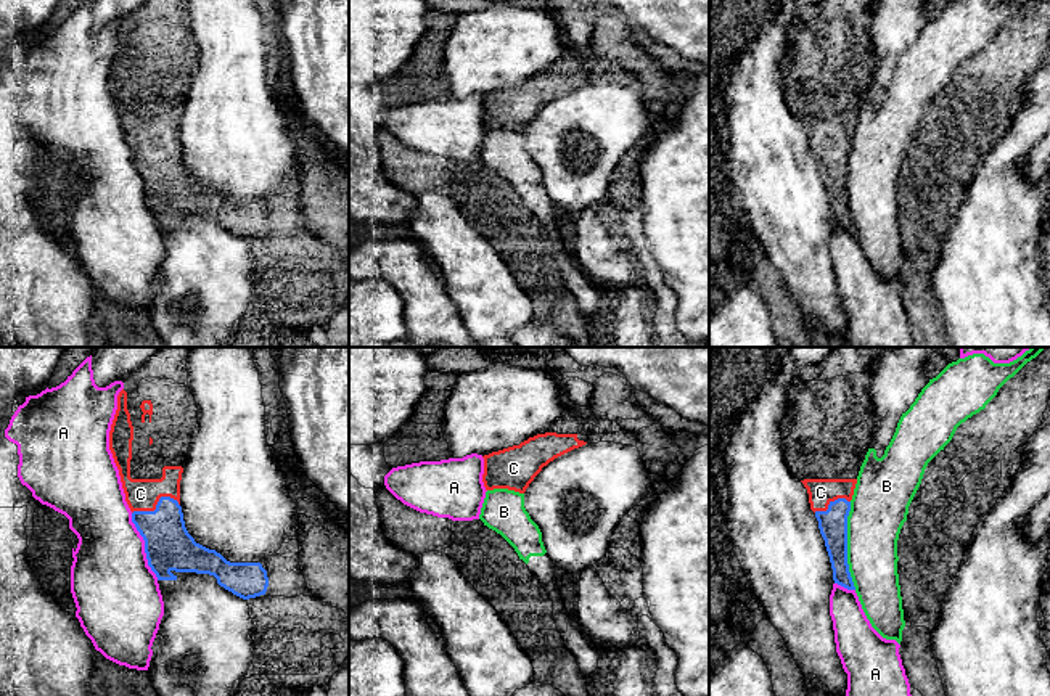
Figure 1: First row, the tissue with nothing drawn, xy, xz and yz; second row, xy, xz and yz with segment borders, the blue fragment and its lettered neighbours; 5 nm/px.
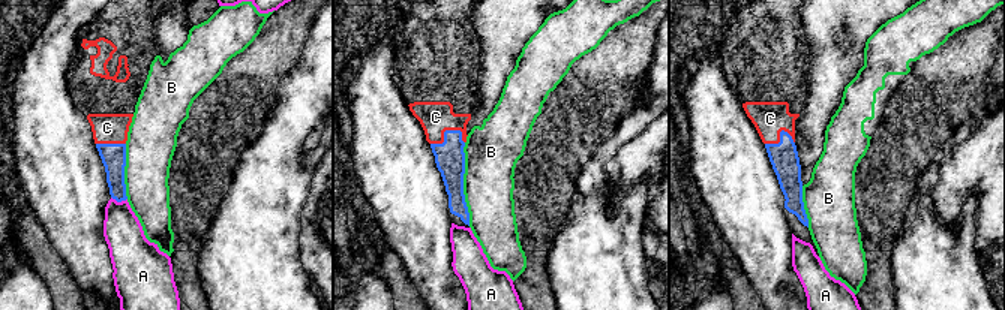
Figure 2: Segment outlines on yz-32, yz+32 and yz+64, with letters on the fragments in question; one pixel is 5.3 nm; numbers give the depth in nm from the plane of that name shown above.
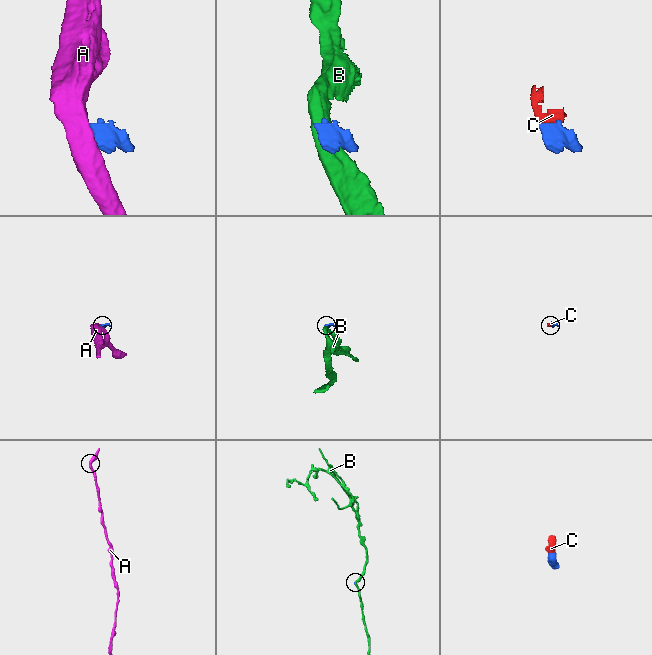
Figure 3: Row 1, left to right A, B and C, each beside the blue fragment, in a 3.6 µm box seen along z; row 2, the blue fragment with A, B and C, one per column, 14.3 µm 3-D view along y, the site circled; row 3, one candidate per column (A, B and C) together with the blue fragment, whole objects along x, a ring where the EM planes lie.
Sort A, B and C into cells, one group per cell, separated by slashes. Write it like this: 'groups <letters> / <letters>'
groups A / B / C

